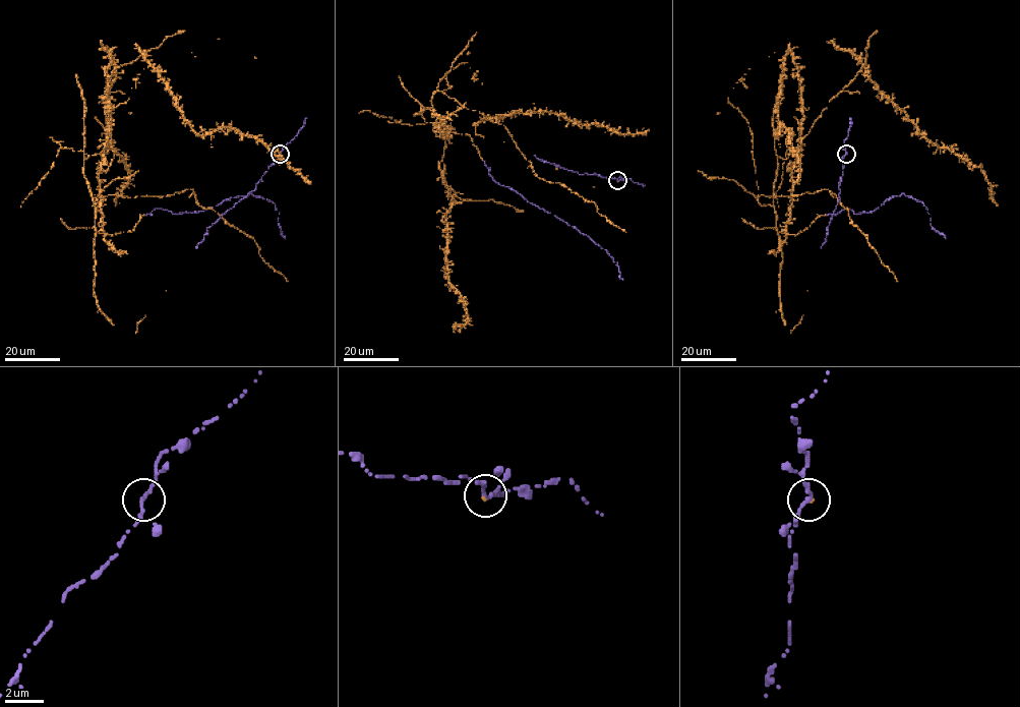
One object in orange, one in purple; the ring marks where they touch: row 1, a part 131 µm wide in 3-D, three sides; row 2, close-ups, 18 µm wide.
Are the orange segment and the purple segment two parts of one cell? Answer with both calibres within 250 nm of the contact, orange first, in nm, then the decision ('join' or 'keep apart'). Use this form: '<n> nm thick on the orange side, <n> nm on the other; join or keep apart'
90 nm thick on the orange side, 200 nm on the other; join

